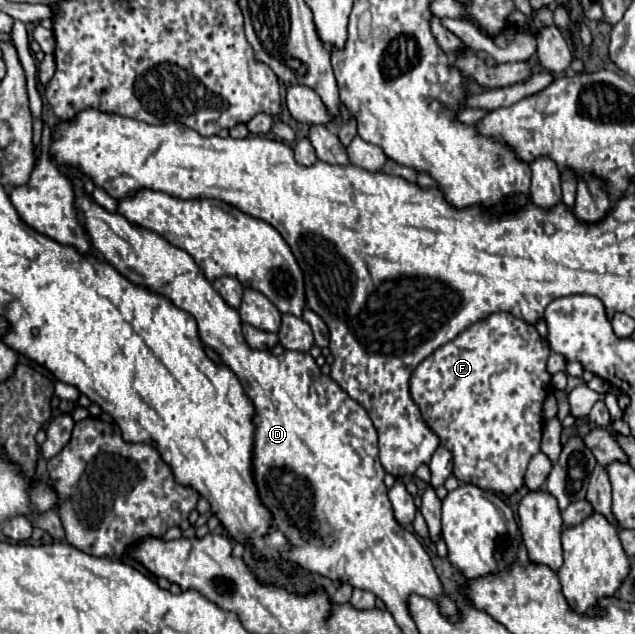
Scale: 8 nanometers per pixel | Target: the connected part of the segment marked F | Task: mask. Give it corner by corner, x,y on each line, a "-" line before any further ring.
497,312
443,344
417,366
411,378
411,396
421,408
429,428
441,438
441,444
453,452
453,474
461,482
505,494
523,486
527,464
539,452
543,400
551,392
551,376
545,370
547,358
549,346
541,340
535,326
513,318
513,314

